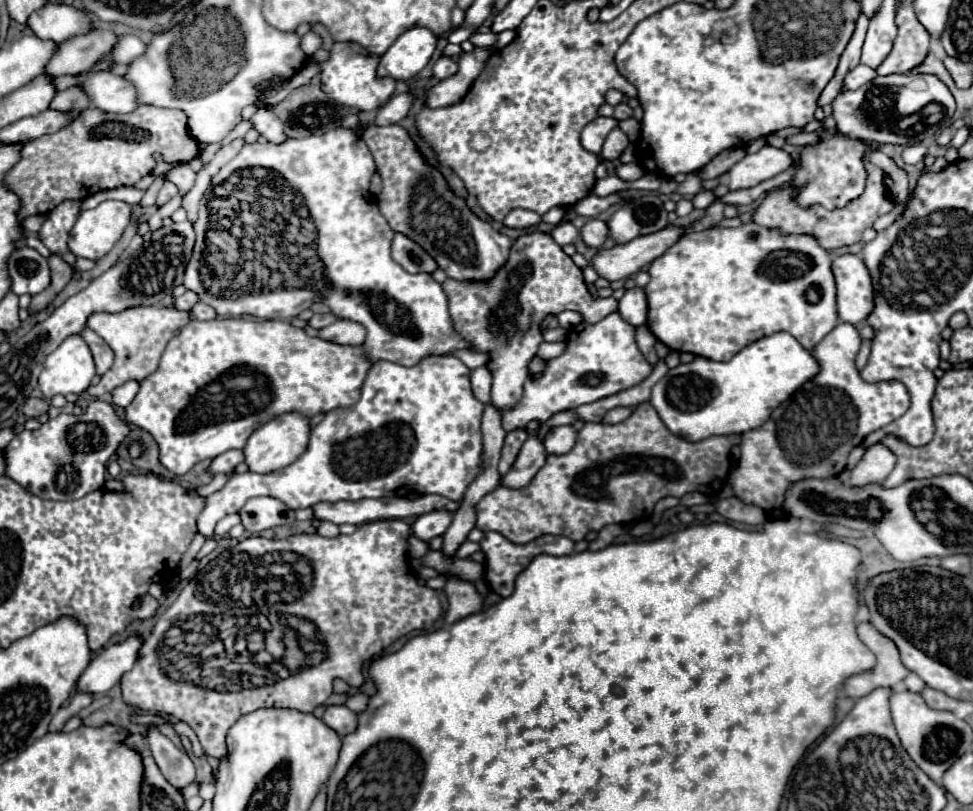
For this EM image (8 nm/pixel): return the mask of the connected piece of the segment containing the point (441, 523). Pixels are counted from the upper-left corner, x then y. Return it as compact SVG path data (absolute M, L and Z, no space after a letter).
M433 511L433 513L425 513L425 515L417 517L411 529L413 529L415 537L419 537L421 541L429 541L433 537L443 535L449 525L451 525L449 511Z

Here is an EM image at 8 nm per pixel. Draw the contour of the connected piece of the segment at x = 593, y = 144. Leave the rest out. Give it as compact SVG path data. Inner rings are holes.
M597 117L597 119L593 119L581 131L581 145L583 145L583 149L587 149L589 153L599 155L601 153L601 145L603 145L609 129L613 129L615 125L617 125L617 119L613 119L613 117Z

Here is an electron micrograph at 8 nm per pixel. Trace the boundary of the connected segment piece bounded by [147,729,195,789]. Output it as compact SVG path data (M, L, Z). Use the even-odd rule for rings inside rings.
M151 729L147 741L159 771L173 787L183 789L195 781L193 761L181 749L177 749L165 735L161 735L157 729Z

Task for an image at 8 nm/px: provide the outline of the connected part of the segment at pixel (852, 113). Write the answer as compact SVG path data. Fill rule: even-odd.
M893 73L875 77L855 91L845 91L833 101L837 131L871 143L917 145L933 139L953 123L955 97L949 87L935 75L927 73Z

